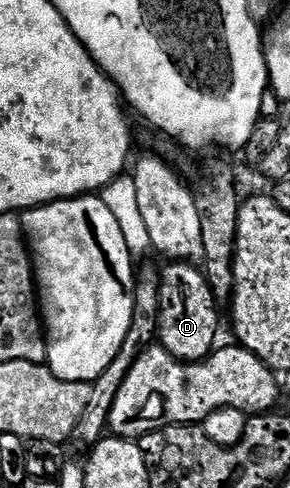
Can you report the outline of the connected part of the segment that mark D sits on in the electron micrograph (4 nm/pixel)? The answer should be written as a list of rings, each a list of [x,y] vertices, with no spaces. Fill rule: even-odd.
[[[170,262],[160,277],[160,316],[157,341],[179,362],[203,362],[216,349],[218,338],[218,310],[206,275],[189,262]],[[215,306],[215,307],[214,307]]]

